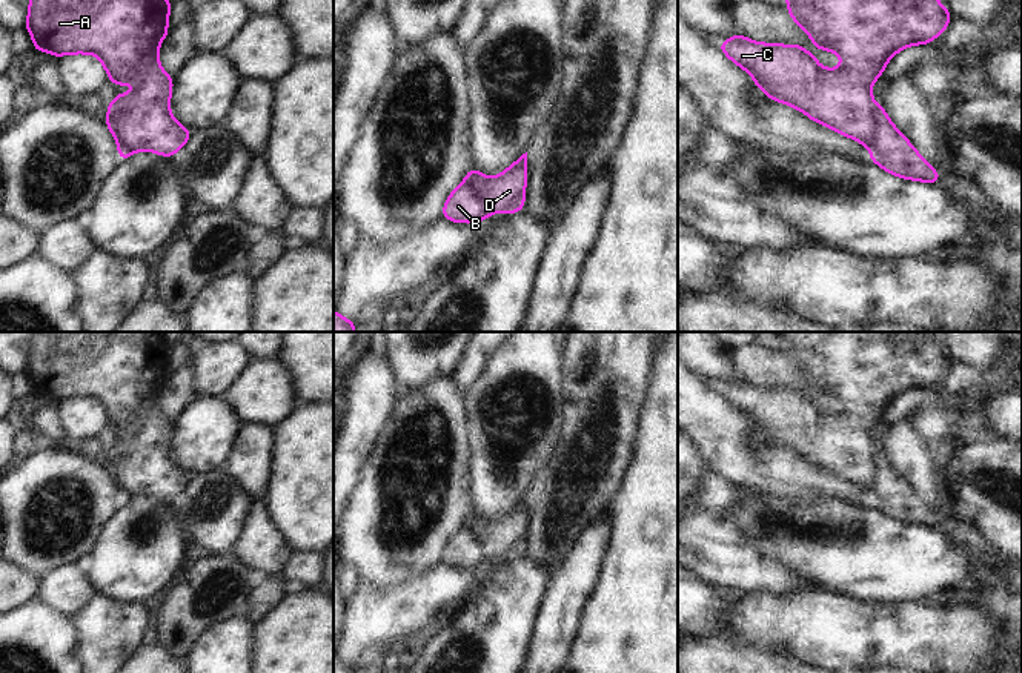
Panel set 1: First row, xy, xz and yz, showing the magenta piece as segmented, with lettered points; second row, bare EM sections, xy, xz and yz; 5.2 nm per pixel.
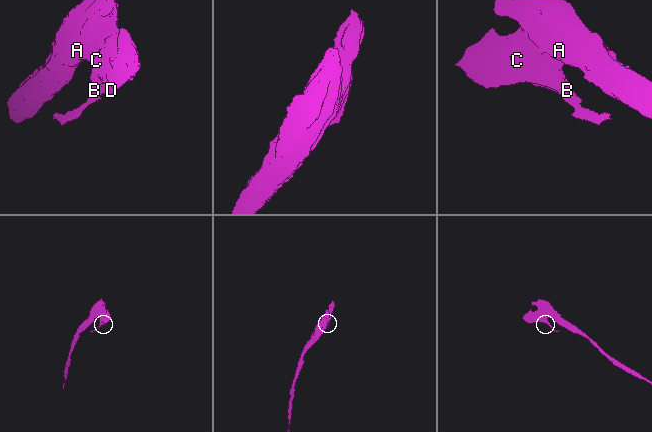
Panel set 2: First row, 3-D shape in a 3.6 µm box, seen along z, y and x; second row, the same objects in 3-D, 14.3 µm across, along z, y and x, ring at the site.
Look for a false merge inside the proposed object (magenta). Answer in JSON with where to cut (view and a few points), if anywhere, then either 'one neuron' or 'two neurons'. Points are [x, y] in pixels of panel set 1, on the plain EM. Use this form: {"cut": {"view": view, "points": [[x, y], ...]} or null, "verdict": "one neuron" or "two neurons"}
{"cut": {"view": "yz", "points": [[875, 452], [878, 475], [876, 484], [869, 490]]}, "verdict": "two neurons"}

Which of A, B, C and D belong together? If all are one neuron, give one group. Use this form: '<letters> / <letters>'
A C D / B

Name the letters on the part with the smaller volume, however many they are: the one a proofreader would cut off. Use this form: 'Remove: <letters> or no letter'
Remove: B

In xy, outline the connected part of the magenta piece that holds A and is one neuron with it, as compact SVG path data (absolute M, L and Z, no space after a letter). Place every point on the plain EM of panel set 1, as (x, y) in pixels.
M32 332L26 373L34 384L32 395L45 395L55 401L66 398L95 398L105 410L109 426L115 430L134 426L137 430L129 439L117 438L108 453L106 470L117 489L128 498L152 495L172 501L192 479L169 455L174 421L168 419L158 407L158 392L168 380L171 346L161 332Z

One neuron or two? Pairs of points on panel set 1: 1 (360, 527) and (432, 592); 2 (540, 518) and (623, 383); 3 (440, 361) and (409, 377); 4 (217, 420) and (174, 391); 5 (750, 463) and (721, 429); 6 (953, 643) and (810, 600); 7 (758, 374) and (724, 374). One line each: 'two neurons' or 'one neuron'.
1: two neurons
2: one neuron
3: one neuron
4: two neurons
5: one neuron
6: one neuron
7: two neurons

